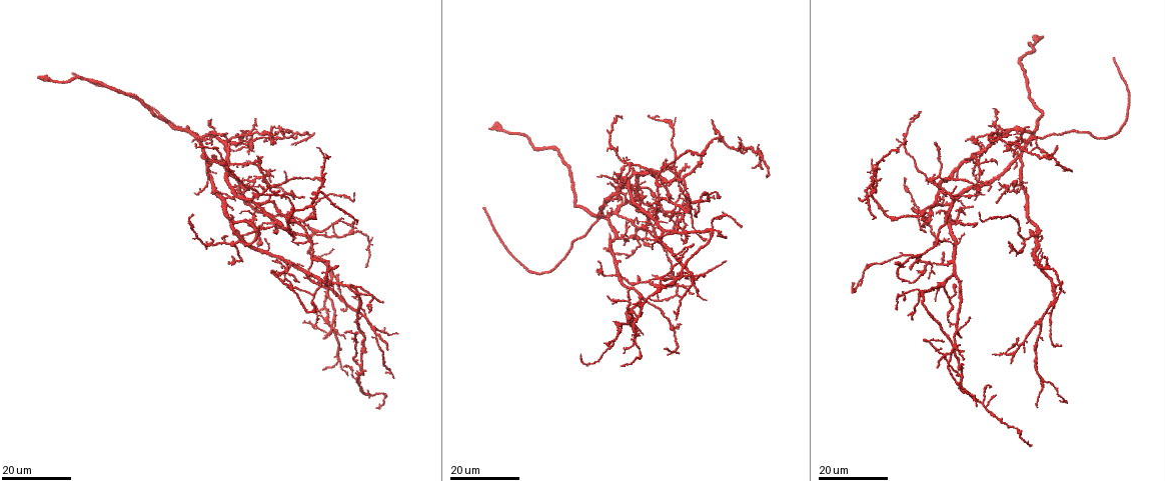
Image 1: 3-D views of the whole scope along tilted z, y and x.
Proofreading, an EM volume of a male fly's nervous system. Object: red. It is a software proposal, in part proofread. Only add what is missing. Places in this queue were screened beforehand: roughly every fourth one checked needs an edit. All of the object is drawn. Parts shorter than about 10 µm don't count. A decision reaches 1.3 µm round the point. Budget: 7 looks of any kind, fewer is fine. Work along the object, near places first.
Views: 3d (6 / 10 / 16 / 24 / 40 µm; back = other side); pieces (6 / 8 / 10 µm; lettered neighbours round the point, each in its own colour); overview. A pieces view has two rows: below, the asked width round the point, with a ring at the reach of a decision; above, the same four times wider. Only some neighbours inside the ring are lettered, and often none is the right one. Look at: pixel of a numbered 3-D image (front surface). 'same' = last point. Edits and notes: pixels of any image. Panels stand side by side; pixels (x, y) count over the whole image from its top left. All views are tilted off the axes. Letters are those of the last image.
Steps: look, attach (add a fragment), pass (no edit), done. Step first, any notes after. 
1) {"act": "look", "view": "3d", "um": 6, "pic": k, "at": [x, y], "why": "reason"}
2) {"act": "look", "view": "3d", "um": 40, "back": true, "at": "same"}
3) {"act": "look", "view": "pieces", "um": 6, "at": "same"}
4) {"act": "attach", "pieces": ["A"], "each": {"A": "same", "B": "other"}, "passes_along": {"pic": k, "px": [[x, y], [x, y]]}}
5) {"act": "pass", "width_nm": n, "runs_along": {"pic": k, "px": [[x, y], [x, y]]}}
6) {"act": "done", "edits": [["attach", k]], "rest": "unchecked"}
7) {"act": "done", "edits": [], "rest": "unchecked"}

{"act": "look", "view": "3d", "um": 16, "pic": 1, "at": [71, 73], "why": "long arm stops here"}

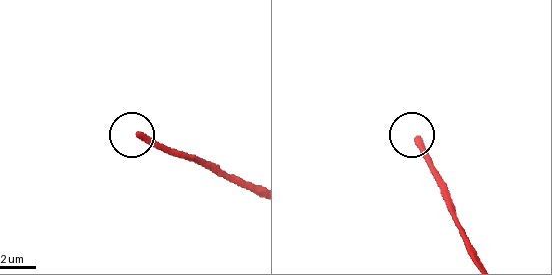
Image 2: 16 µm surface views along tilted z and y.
{"act": "look", "view": "pieces", "um": 8, "pic": 2, "at": [419, 141]}

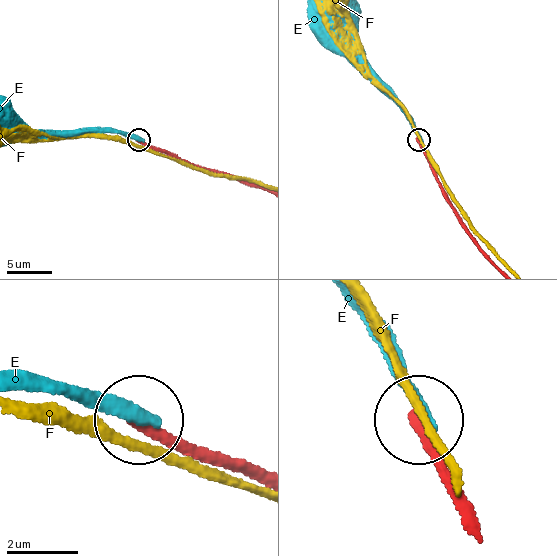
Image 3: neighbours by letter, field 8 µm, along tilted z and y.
{"act": "pass", "width_nm": 290, "each": {"E": "other", "F": "other"}, "runs_along": {"pic": 3, "px": [[255, 480], [140, 417]]}, "found": "no lettered fragment goes on from it"}

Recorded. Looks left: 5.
{"act": "look", "view": "3d", "um": 16, "pic": 1, "at": [1044, 38], "why": "free end"}

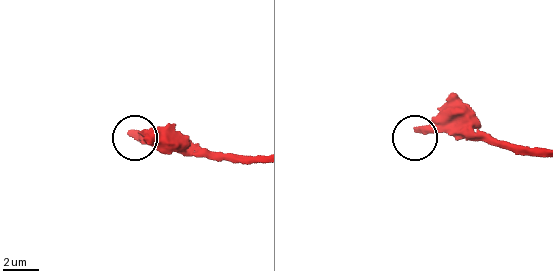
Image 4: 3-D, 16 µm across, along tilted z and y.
{"act": "look", "view": "pieces", "um": 6, "pic": 4, "at": [131, 133]}

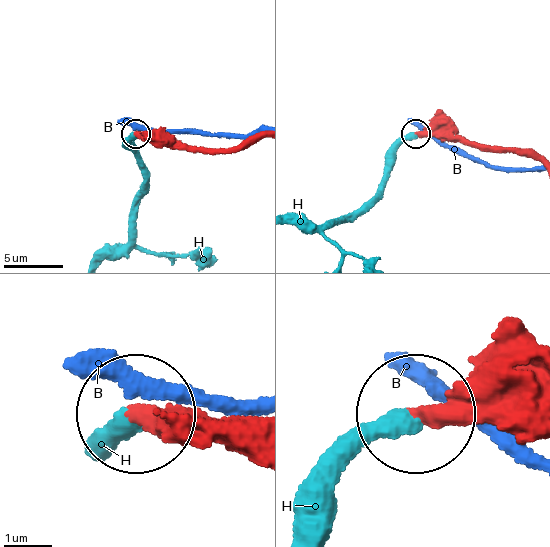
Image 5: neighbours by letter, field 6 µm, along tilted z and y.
{"act": "attach", "pieces": ["H"], "width_nm": 390, "each": {"B": "other", "H": "same"}, "passes_along": {"pic": 5, "px": [[497, 422], [411, 416], [345, 472], [326, 535]]}, "found": "the cell continues"}

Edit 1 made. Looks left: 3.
{"act": "look", "view": "3d", "um": 24, "pic": 1, "at": [916, 272], "why": "free end"}

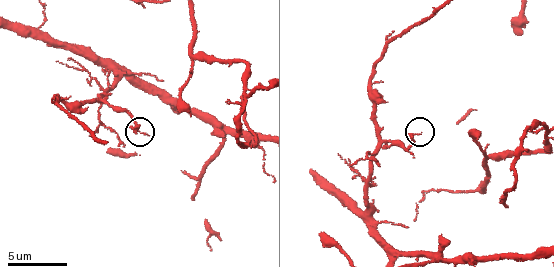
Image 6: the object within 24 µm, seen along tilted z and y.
{"act": "look", "view": "pieces", "um": 6, "pic": 6, "at": [419, 134]}

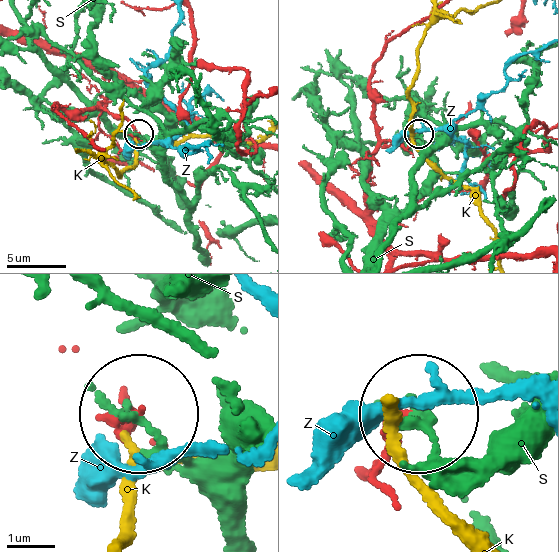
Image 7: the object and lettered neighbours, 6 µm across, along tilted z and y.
{"act": "pass", "each": {"K": "other", "S": "other", "Z": "other"}, "found": "none of them fits"}

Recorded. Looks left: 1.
{"act": "done", "edits": [["attach", 5]], "rest": "unchecked"}

